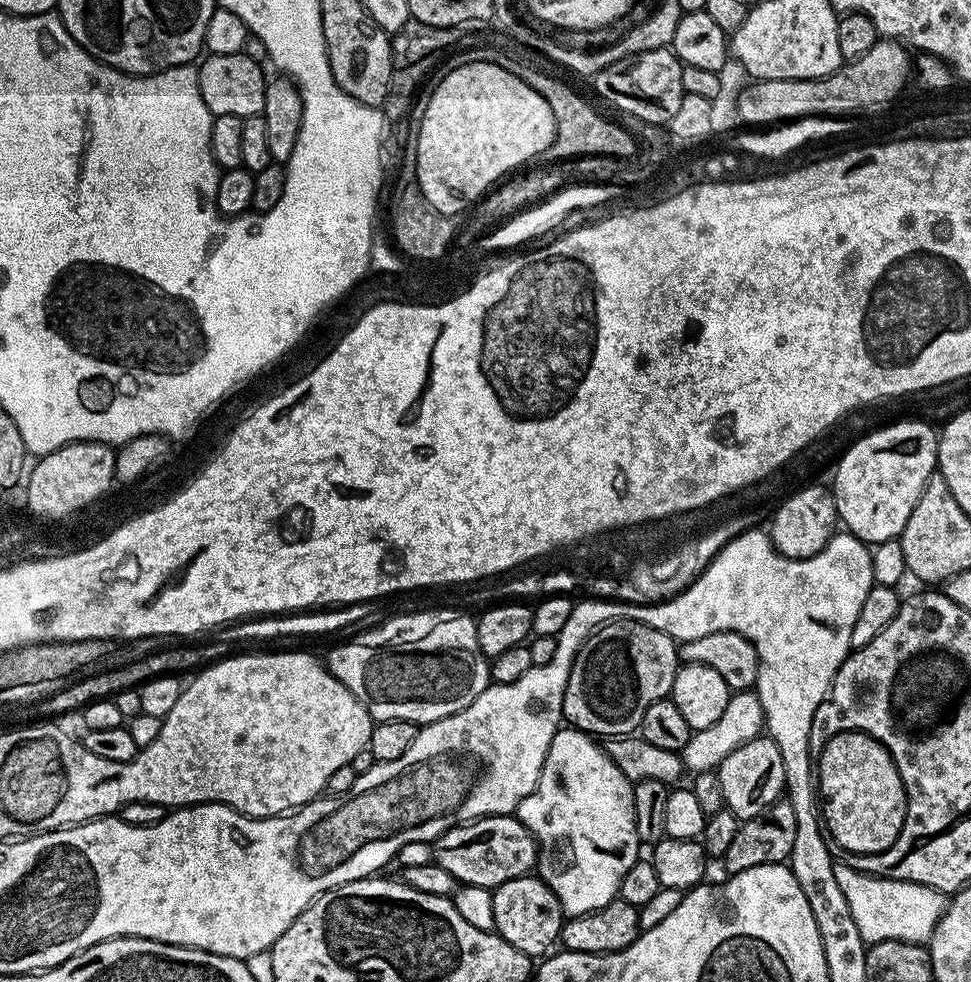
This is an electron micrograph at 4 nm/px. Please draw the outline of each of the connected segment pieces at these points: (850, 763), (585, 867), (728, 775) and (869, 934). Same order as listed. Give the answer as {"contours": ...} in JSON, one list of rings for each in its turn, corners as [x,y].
{"contours":[[[[842,731],[824,744],[816,762],[816,780],[827,835],[852,853],[881,853],[897,840],[905,824],[908,799],[892,755],[874,737]]],[[[564,726],[561,727],[559,732],[554,734],[554,738],[550,742],[550,750],[544,759],[542,774],[536,783],[536,789],[526,798],[522,798],[522,802],[517,806],[514,815],[516,819],[523,822],[526,830],[530,830],[530,834],[536,840],[538,849],[538,875],[541,880],[546,882],[546,886],[550,886],[550,890],[554,890],[554,894],[562,906],[565,917],[571,918],[573,916],[581,916],[587,912],[593,912],[602,906],[606,906],[612,900],[617,899],[620,895],[620,887],[622,886],[622,874],[626,874],[626,870],[630,870],[630,866],[634,866],[634,862],[641,859],[642,852],[640,852],[640,849],[642,849],[642,843],[635,826],[633,785],[633,781],[628,780],[626,774],[622,774],[622,770],[618,770],[618,766],[614,766],[614,762],[608,756],[608,753],[588,733],[581,732],[578,728]]],[[[764,734],[726,754],[718,775],[722,782],[725,809],[733,812],[742,822],[767,812],[785,791],[782,754],[778,754],[778,746],[774,746],[774,742]]],[[[839,862],[834,866],[834,878],[838,878],[838,886],[842,886],[842,894],[846,894],[850,914],[854,914],[858,934],[862,934],[865,945],[887,940],[924,944],[932,937],[934,926],[940,921],[946,907],[945,893],[909,880],[867,876]]]]}

